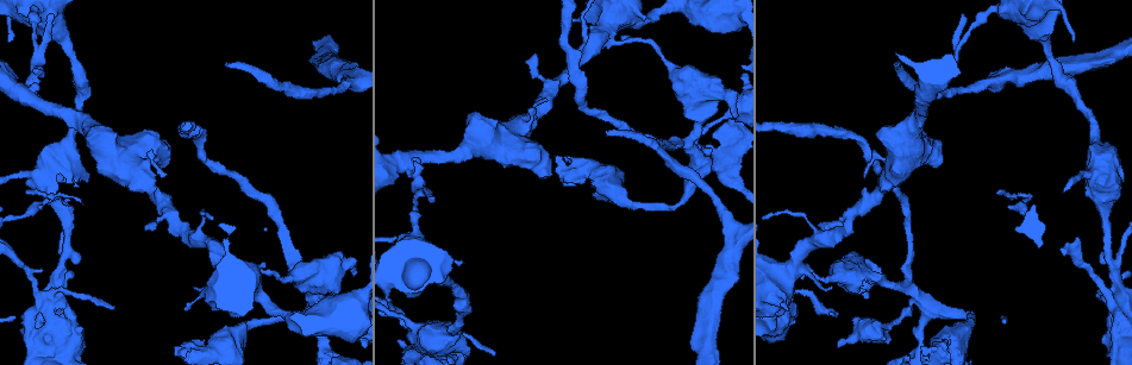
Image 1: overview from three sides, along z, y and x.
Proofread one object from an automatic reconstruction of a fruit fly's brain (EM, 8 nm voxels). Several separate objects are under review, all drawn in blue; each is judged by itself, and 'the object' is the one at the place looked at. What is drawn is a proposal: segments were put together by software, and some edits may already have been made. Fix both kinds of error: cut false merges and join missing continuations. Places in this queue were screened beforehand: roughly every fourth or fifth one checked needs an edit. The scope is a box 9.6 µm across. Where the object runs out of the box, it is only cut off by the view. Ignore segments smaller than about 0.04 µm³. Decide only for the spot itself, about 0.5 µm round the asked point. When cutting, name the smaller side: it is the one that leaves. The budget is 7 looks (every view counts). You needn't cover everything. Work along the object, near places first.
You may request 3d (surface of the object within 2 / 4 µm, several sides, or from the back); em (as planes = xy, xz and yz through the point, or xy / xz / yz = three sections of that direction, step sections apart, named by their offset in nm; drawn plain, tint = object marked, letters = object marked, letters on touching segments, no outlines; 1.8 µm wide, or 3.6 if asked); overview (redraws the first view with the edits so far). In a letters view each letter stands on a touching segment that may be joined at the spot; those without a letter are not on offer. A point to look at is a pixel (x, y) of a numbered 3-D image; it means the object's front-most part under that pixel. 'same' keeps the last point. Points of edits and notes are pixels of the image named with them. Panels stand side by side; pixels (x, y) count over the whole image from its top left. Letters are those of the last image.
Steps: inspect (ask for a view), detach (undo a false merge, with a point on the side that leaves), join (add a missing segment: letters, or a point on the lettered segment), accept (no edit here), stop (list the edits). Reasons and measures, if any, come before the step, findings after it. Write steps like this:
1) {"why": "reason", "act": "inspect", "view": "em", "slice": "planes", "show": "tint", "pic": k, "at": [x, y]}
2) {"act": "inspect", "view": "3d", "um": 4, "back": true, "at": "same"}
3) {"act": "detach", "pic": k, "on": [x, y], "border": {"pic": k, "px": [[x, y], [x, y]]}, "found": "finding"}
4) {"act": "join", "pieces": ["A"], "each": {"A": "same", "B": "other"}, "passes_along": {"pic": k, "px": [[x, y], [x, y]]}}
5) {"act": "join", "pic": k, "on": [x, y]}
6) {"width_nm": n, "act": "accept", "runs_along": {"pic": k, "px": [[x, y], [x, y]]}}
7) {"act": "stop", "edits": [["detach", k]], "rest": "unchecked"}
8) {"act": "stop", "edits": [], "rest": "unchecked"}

{"why": "free end", "act": "inspect", "view": "3d", "um": 2, "pic": 1, "at": [820, 225]}

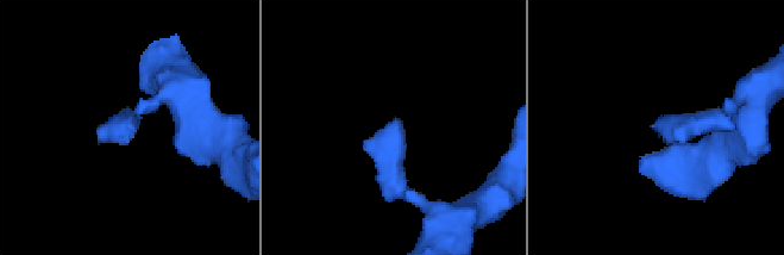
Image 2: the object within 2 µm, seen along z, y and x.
{"why": "now the EM", "act": "inspect", "view": "em", "slice": "xz", "step": 8, "show": "letters", "pic": 2, "at": [654, 125]}

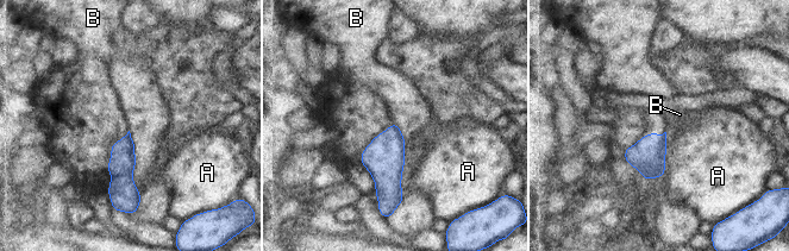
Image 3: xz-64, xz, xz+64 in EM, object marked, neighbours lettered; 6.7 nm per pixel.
{"width_nm": 140, "act": "accept", "each": {"A": "other", "B": "other"}, "border": {"pic": 3, "px": [[129, 130], [132, 182], [141, 194]]}, "found": "no lettered segment goes on from it"}

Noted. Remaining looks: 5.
{"why": "branch point", "act": "inspect", "view": "3d", "um": 4, "pic": 1, "at": [688, 84]}

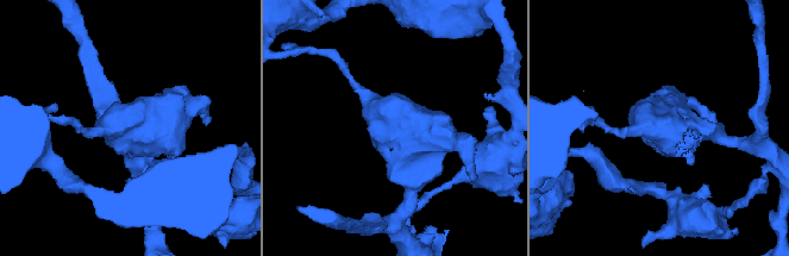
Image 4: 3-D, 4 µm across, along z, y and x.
{"act": "inspect", "view": "em", "um": 3.6, "slice": "planes", "show": "letters", "pic": 4, "at": [129, 126]}

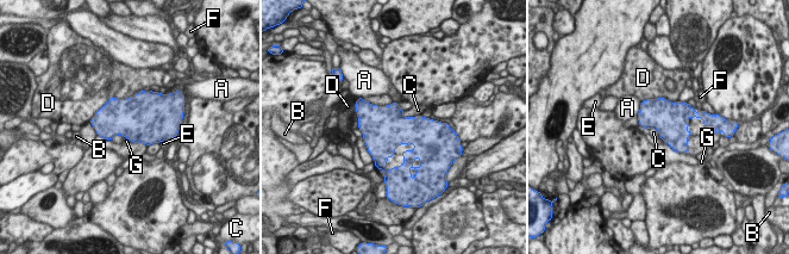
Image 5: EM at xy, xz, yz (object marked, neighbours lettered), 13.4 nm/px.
{"act": "accept", "each": {"A": "other", "B": "other", "C": "other", "D": "other", "E": "other", "F": "other", "G": "other"}, "border": {"pic": 5, "px": [[401, 113], [404, 116], [420, 115]]}, "found": "all the same cell"}

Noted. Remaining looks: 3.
{"why": "end of a long branch", "act": "inspect", "view": "3d", "um": 4, "pic": 1, "at": [226, 64]}

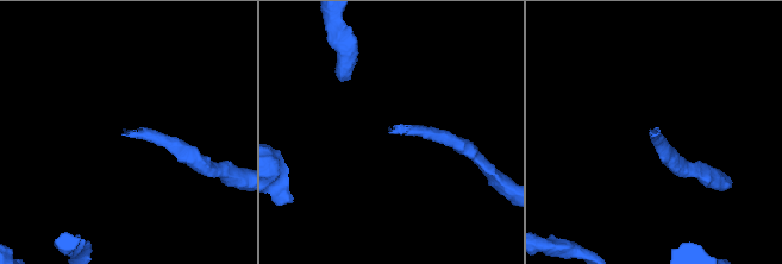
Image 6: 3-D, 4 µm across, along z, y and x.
{"act": "inspect", "view": "em", "slice": "planes", "show": "letters", "pic": 6, "at": [391, 132]}

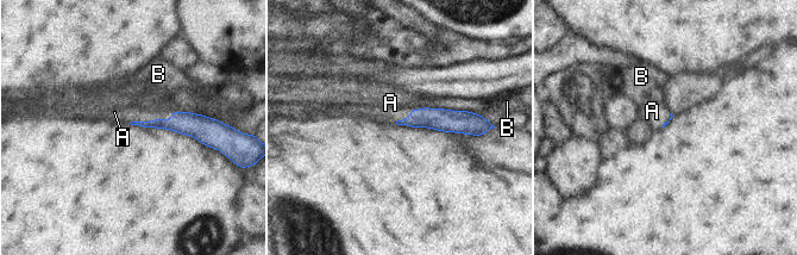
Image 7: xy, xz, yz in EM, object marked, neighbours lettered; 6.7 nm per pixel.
{"act": "join", "pieces": ["A"], "each": {"A": "same", "B": "other"}, "found": "the cell continues"}

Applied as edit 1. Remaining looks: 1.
{"act": "stop", "edits": [["join", 7]], "rest": "unchecked"}

